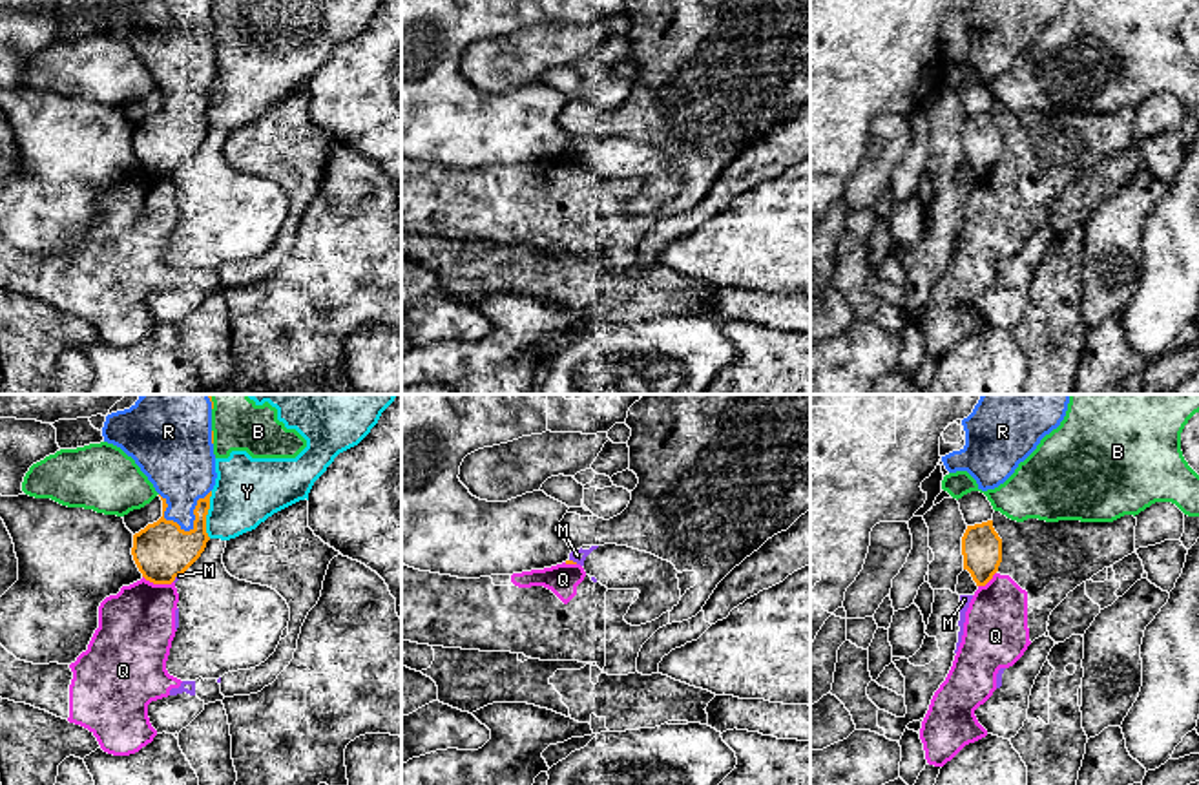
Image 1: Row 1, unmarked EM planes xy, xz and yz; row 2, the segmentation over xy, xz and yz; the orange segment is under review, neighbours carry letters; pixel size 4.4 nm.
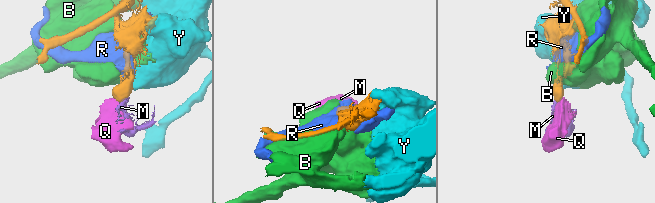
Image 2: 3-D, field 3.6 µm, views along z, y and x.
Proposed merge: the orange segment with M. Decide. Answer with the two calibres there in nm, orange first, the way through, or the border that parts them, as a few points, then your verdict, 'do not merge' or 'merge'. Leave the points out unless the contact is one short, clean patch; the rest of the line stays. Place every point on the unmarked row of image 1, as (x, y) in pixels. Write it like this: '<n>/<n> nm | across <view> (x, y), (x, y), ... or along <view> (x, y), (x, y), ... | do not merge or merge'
260/20 nm | do not merge

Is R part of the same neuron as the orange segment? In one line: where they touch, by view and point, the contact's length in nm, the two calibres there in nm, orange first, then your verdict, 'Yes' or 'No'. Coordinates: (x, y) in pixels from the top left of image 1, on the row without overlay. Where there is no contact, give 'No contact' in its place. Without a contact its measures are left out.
Touches orange at xy (194, 114). Shared border 240 nm. Thickness 260 nm (orange) against 300 nm. No

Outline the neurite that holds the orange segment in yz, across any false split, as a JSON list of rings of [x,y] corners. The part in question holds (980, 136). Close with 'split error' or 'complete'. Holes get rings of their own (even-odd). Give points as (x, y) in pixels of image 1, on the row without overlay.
[[[993,111],[967,117],[962,128],[964,161],[976,177],[985,177],[1002,153],[1002,130],[993,119]]]; complete

